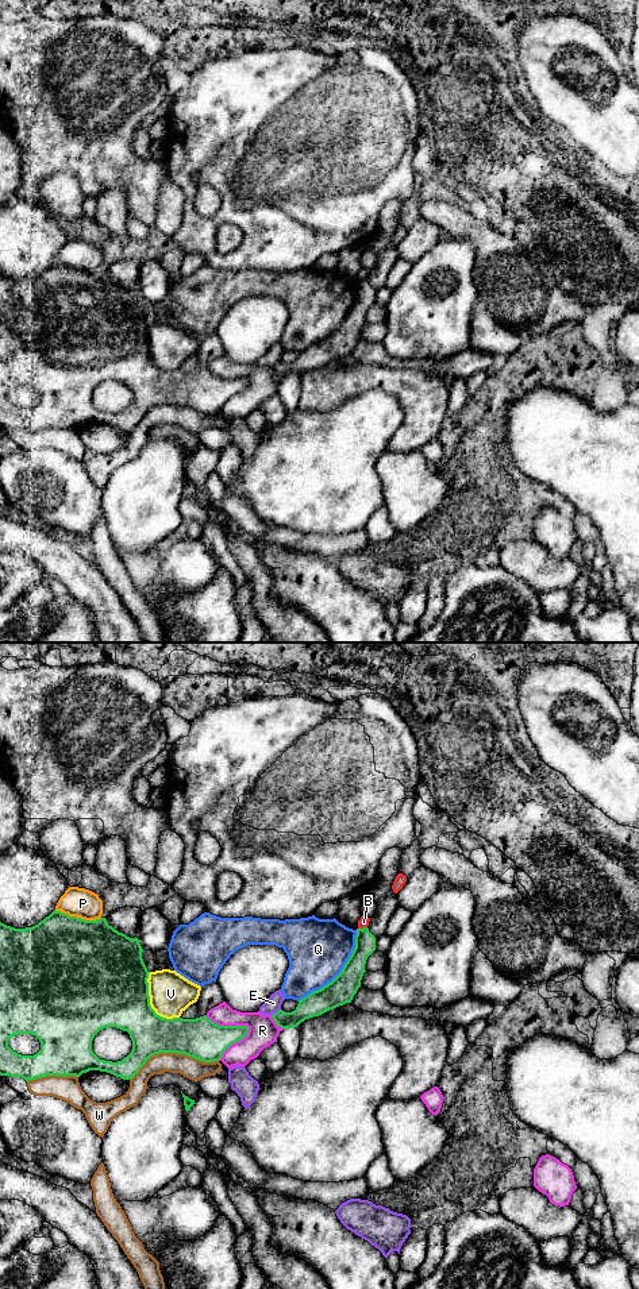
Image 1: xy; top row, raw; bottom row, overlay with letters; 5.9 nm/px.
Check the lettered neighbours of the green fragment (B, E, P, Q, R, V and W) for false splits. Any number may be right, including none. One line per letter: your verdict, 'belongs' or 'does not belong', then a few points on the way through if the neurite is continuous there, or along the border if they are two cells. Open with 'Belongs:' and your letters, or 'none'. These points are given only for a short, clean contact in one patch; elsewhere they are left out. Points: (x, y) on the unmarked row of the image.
Belongs: none
B: does not belong; border along xy (366, 278), (358, 281)
E: does not belong
P: does not belong
Q: does not belong
R: does not belong
V: does not belong
W: does not belong

